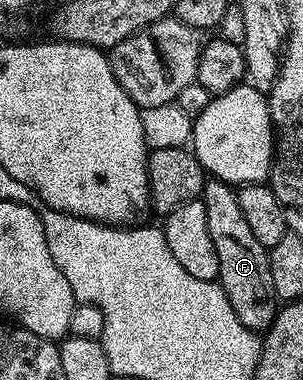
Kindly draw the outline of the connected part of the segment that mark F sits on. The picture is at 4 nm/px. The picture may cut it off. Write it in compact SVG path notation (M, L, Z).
M209 180L202 190L200 201L207 210L207 232L211 232L211 244L215 244L215 256L219 256L220 282L227 300L231 300L231 308L235 308L235 316L248 330L264 332L275 320L279 309L279 299L275 292L275 284L271 281L271 264L267 247L255 240L251 227L243 212L239 209L237 190L228 182Z

